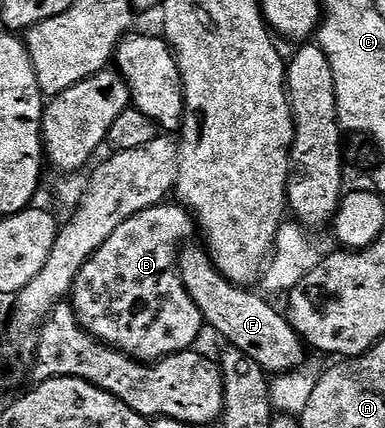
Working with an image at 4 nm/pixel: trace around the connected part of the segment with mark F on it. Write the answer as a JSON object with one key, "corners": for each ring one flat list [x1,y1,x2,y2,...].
{"corners":[[194,244,183,245,179,253,178,275,188,296,192,296,196,308,200,308,203,323,209,329,211,326,223,338,223,343,240,348,244,356,252,356,267,375,288,374,299,369,305,363,302,361,308,355,308,347,292,328,289,317,283,311,281,314,269,297,253,294,253,289,238,286,225,278,201,245,190,245]]}

